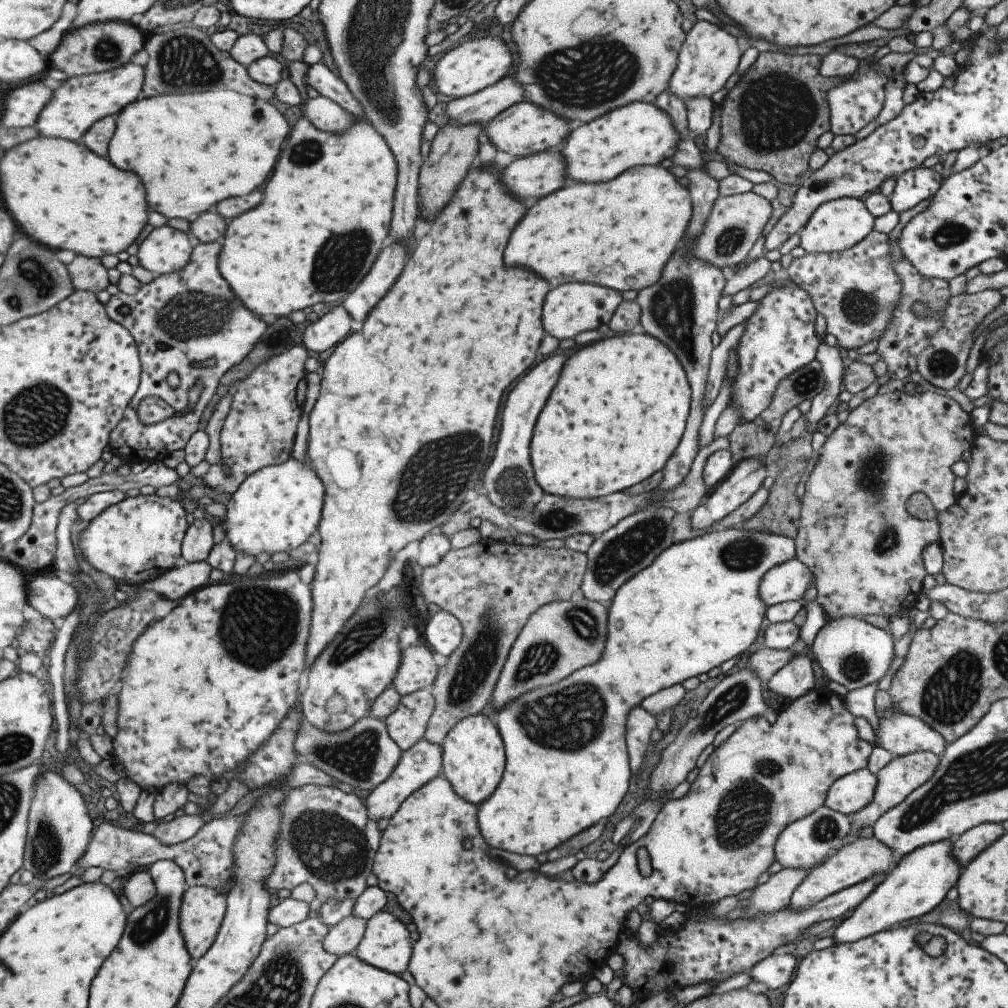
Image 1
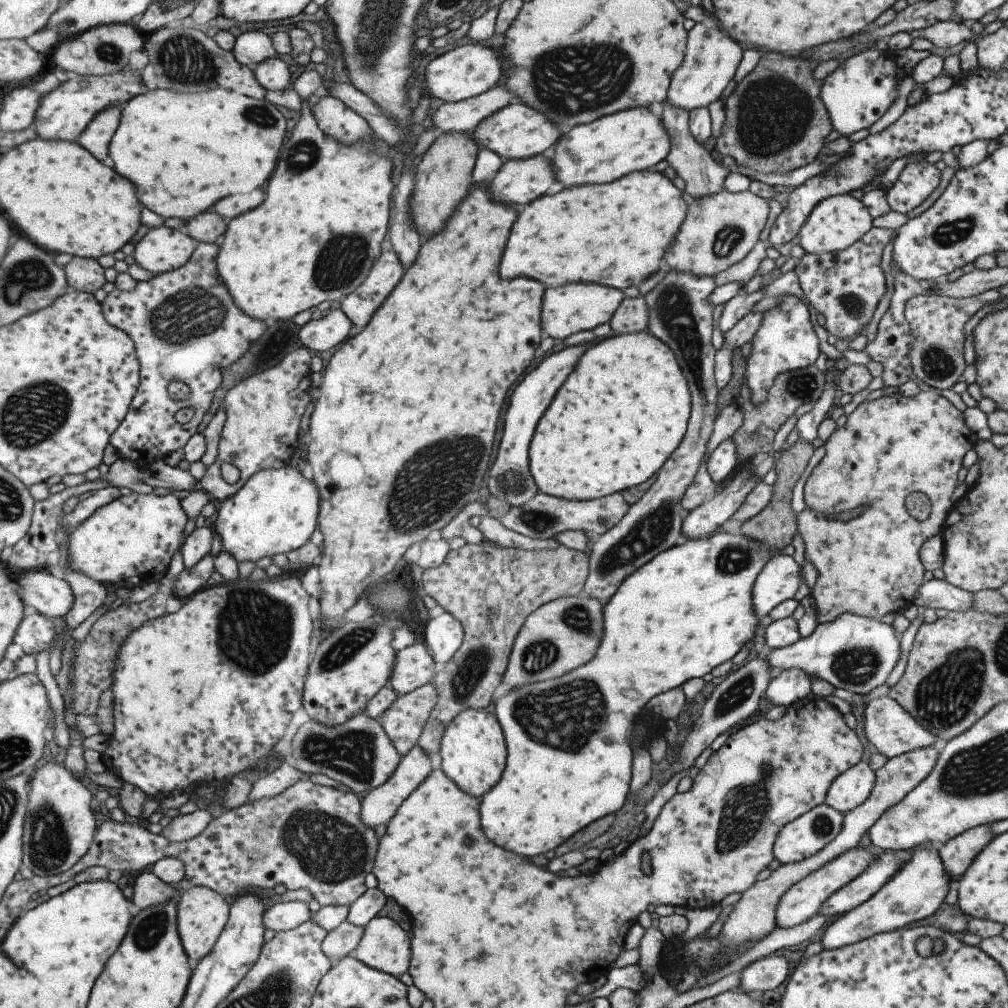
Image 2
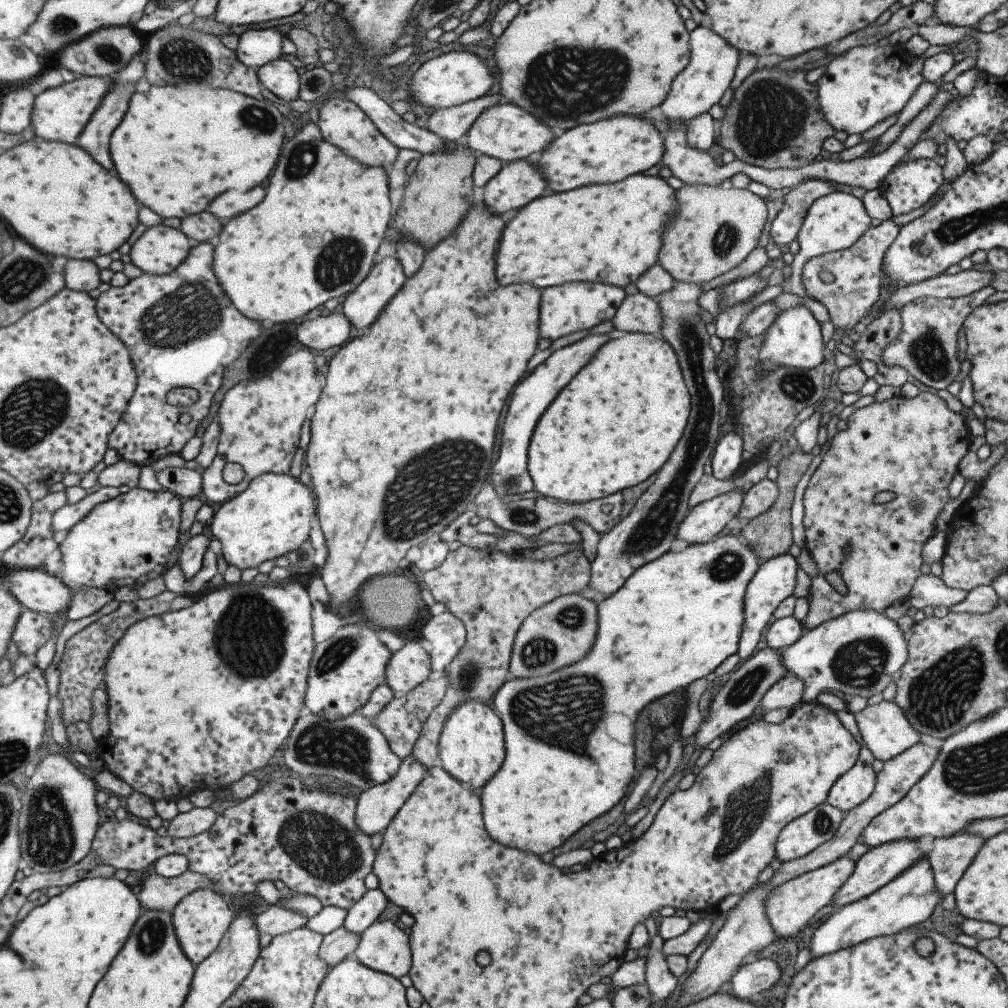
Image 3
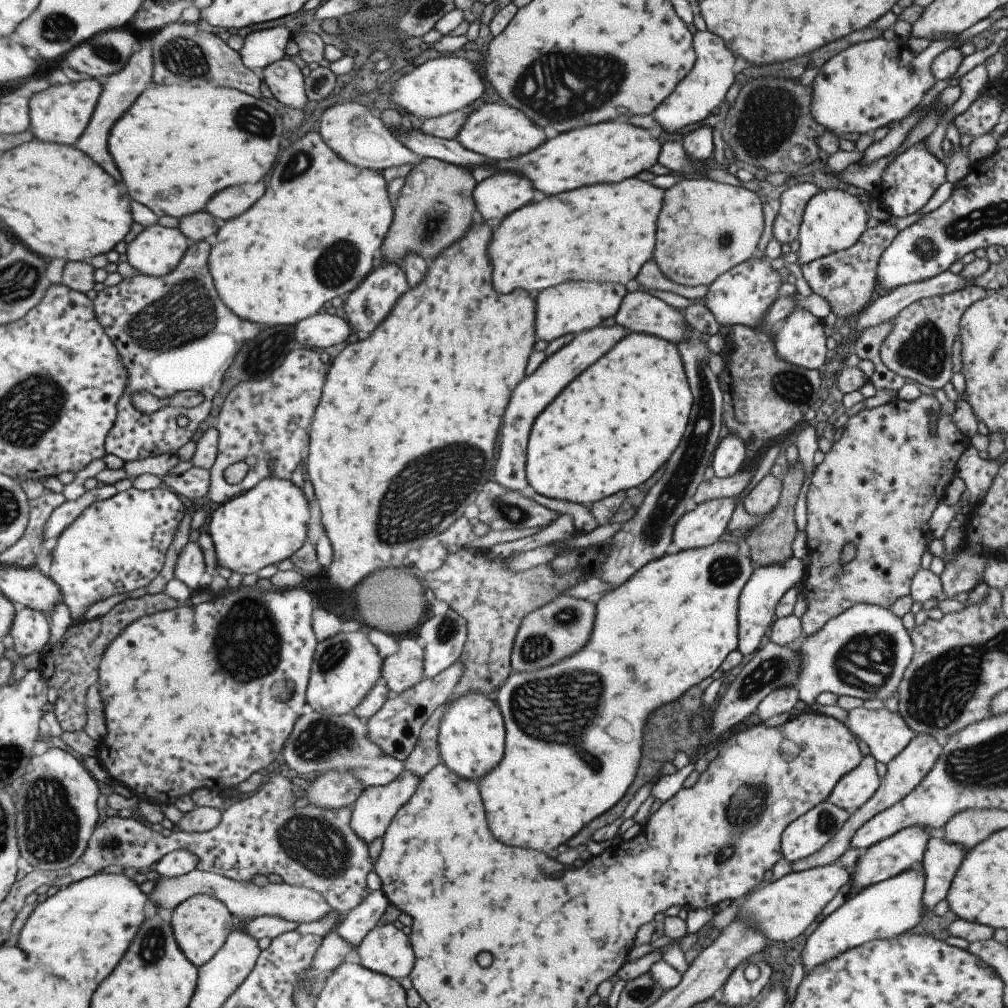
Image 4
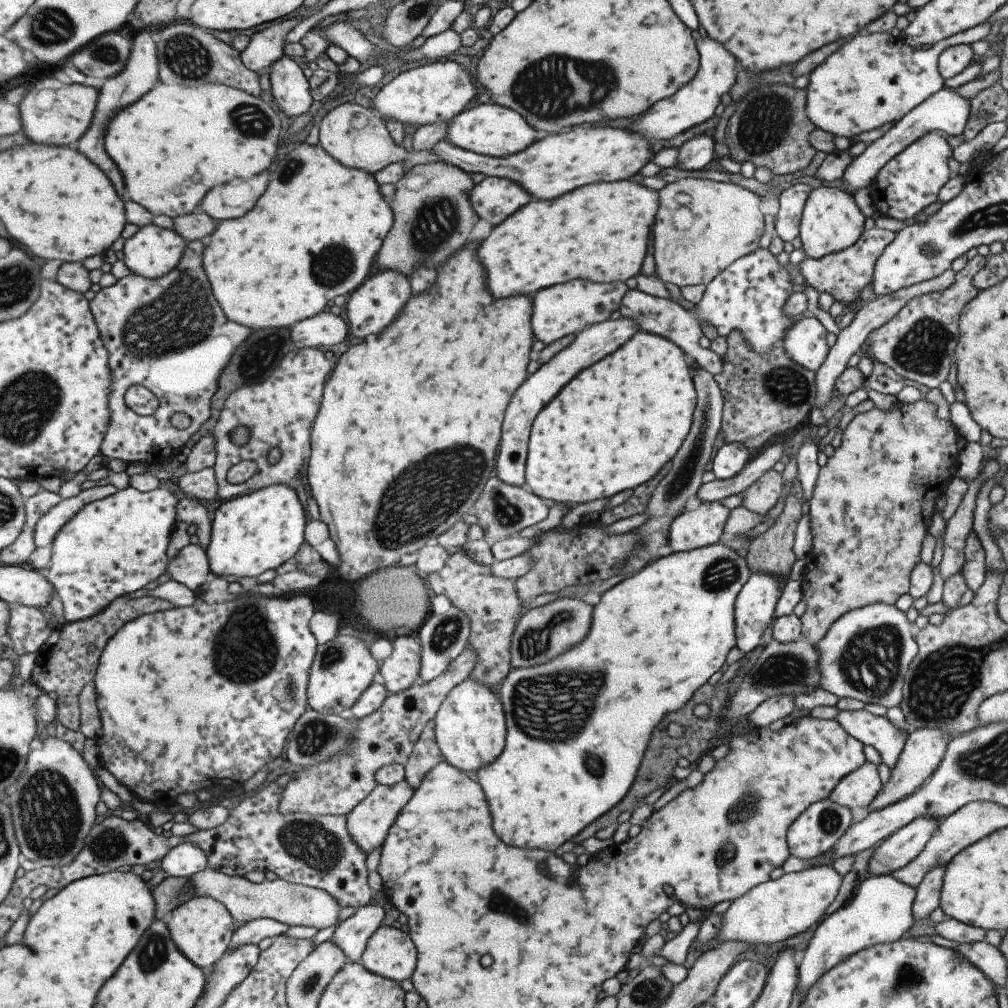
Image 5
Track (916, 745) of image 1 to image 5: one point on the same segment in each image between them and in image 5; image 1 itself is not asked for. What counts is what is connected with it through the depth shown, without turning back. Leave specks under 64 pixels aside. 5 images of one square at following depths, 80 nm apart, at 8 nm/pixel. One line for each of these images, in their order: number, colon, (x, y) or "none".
2: (893, 732)
3: (885, 731)
4: (885, 733)
5: (876, 731)

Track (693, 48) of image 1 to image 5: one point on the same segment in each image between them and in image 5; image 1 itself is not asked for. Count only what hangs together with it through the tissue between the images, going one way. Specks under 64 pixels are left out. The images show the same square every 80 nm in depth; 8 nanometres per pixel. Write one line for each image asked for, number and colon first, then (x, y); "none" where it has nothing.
2: (711, 56)
3: (700, 85)
4: (703, 87)
5: (694, 102)

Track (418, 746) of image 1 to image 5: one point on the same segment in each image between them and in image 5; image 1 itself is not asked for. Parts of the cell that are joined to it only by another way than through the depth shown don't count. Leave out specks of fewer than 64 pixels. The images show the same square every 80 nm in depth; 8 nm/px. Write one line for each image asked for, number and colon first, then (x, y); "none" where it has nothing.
2: (379, 804)
3: (376, 806)
4: (370, 814)
5: (367, 824)

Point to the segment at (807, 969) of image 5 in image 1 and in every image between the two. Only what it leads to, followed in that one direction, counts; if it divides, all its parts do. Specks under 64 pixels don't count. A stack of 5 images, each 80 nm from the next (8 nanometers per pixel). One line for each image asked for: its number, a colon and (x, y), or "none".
1: (919, 881)
2: (916, 890)
3: (909, 898)
4: (883, 910)

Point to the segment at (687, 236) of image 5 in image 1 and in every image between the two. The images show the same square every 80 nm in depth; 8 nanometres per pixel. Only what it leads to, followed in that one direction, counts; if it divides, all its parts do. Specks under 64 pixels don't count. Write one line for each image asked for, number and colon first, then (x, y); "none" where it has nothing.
1: (734, 223)
2: (719, 230)
3: (714, 228)
4: (704, 228)

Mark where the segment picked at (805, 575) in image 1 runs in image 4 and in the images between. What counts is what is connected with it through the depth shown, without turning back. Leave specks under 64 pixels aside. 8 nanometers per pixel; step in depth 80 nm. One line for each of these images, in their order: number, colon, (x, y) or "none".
2: (778, 580)
3: (774, 579)
4: (758, 598)

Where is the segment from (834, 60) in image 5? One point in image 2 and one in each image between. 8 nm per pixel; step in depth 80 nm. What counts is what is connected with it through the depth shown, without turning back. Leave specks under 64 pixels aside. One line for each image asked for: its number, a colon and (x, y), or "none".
2: (858, 92)
3: (865, 85)
4: (875, 83)

